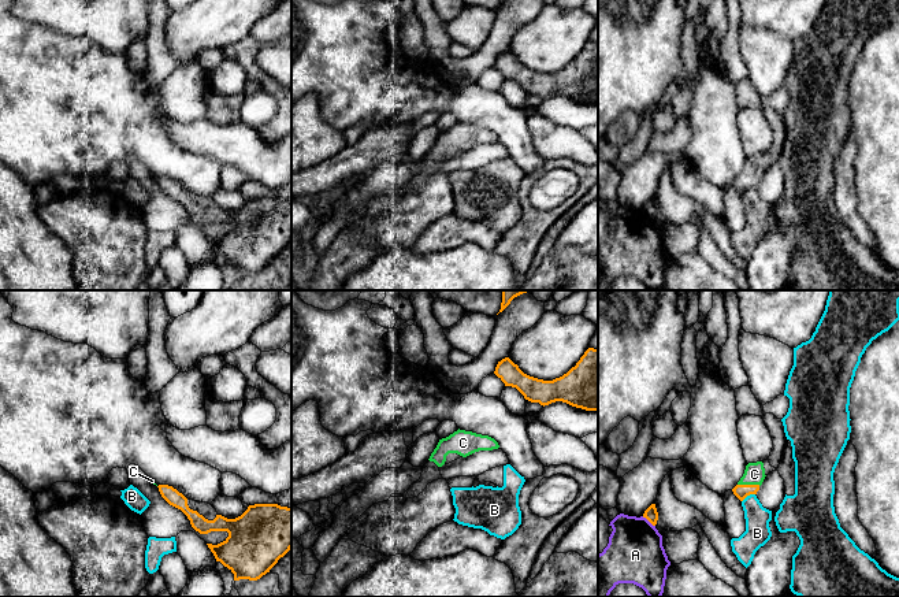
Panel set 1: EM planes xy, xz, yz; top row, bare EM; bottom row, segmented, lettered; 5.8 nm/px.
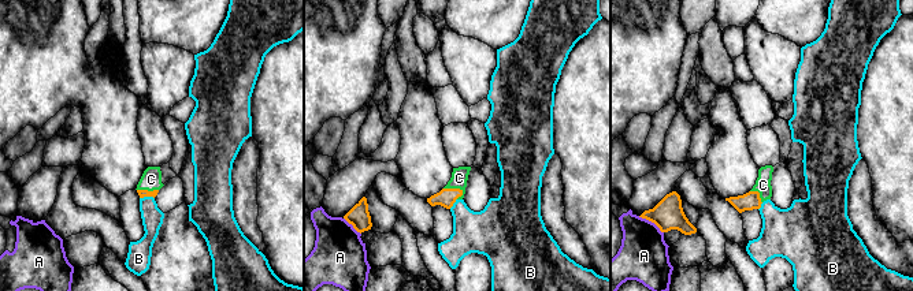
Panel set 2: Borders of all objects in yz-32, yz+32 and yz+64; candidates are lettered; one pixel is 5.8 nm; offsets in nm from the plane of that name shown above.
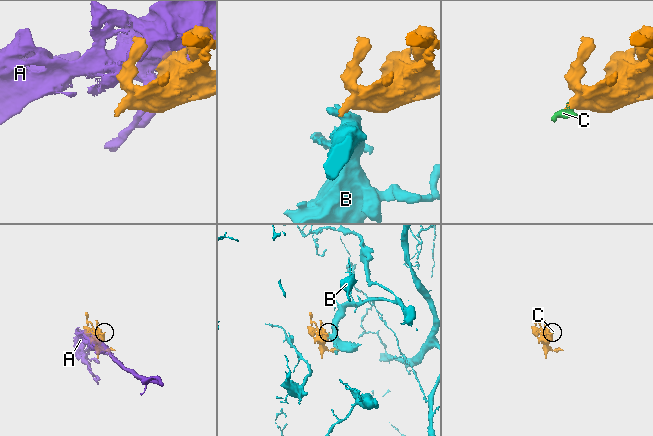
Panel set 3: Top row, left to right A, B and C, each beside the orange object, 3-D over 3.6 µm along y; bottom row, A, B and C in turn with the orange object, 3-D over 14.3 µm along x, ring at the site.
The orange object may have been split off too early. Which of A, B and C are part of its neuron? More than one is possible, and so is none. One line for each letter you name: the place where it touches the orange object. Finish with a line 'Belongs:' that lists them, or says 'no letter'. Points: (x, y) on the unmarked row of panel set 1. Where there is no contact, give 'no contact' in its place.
C: yz (749, 178)
Belongs: C

